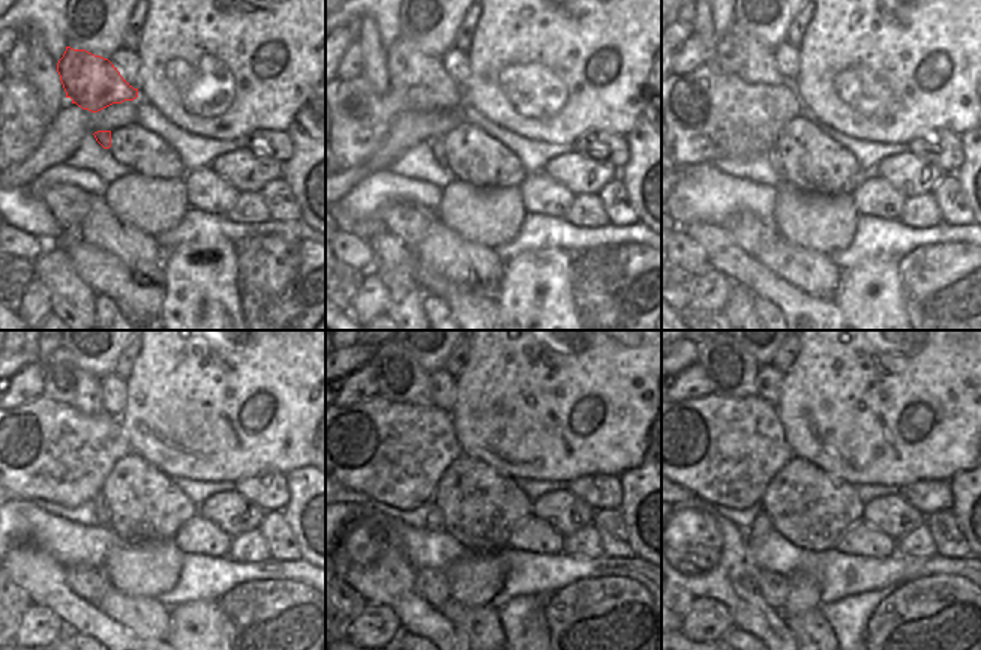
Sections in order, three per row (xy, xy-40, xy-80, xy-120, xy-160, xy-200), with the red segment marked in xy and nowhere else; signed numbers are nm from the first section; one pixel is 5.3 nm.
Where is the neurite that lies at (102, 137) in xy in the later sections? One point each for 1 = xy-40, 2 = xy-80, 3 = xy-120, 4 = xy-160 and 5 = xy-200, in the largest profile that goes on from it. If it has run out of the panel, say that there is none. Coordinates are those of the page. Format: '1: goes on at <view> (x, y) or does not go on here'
1: goes on at xy-40 (437, 143)
2: goes on at xy-80 (773, 155)
3: goes on at xy-120 (101, 508)
4: goes on at xy-160 (434, 517)
5: goes on at xy-200 (761, 527)

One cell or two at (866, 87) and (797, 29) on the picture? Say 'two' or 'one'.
two

